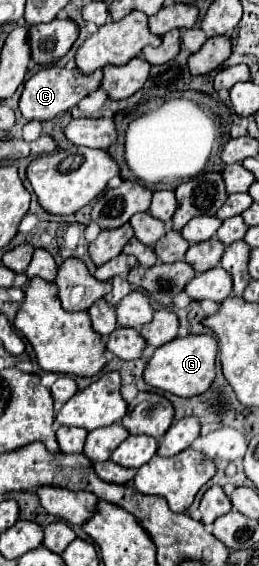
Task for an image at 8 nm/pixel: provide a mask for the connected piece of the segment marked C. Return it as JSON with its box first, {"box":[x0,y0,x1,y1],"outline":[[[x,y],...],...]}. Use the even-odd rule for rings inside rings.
{"box":[19,67,103,121],"outline":[[[43,67],[41,71],[37,71],[25,85],[23,85],[23,93],[19,99],[19,109],[21,115],[31,121],[31,119],[39,119],[39,121],[49,121],[53,117],[57,117],[59,113],[65,113],[69,109],[73,109],[83,97],[87,97],[91,91],[101,87],[101,79],[103,79],[103,71],[97,69],[91,75],[83,75],[79,69],[65,69],[65,67]]]}

